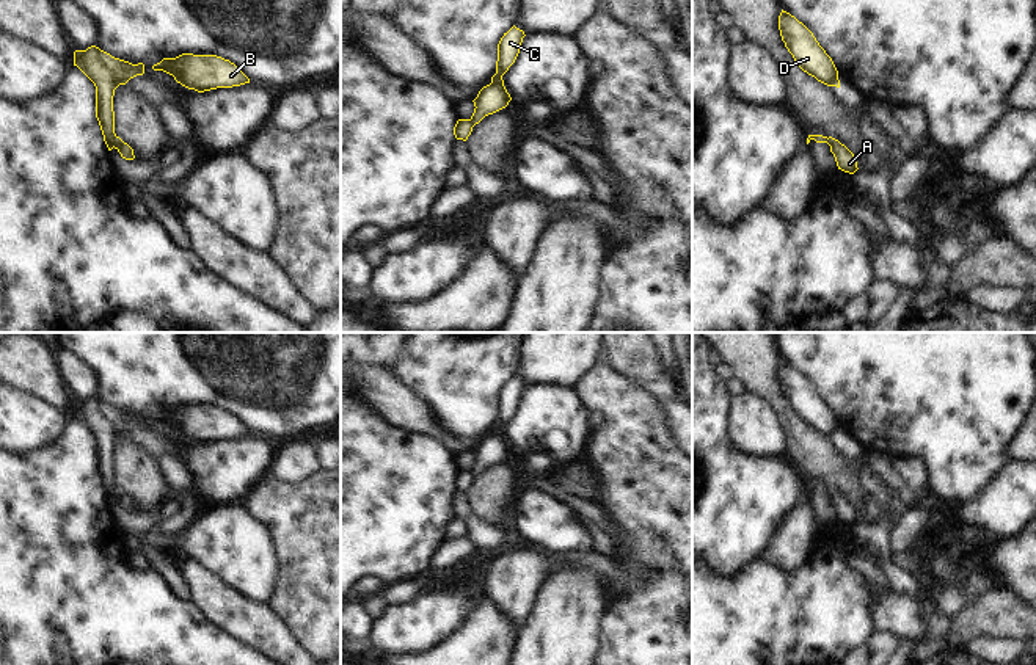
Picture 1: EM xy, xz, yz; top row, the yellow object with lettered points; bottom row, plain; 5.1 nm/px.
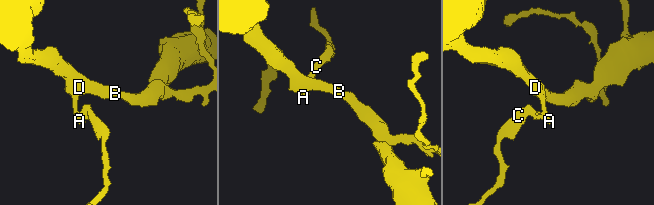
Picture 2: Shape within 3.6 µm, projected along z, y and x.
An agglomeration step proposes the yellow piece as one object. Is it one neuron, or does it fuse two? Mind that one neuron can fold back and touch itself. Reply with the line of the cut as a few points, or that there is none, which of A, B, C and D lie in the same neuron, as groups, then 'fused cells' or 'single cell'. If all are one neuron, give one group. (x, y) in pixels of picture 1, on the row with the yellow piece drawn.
cut in xy along (123, 141), (116, 148); A B D / C; fused cells

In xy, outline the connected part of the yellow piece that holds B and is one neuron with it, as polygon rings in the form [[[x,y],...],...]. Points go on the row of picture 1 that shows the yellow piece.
[[[182,53],[163,58],[152,69],[173,75],[177,83],[198,93],[250,83],[234,63],[217,55]]]

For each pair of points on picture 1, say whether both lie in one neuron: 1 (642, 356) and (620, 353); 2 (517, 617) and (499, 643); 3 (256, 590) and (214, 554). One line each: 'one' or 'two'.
1: one
2: two
3: one

